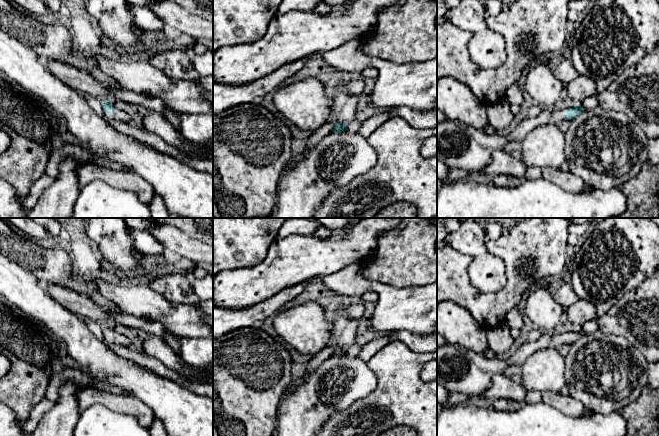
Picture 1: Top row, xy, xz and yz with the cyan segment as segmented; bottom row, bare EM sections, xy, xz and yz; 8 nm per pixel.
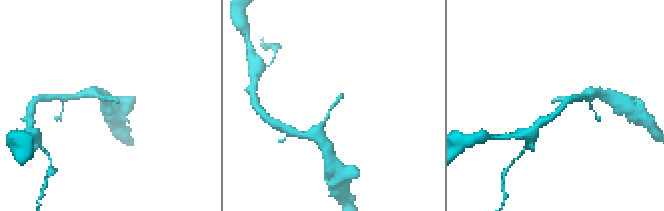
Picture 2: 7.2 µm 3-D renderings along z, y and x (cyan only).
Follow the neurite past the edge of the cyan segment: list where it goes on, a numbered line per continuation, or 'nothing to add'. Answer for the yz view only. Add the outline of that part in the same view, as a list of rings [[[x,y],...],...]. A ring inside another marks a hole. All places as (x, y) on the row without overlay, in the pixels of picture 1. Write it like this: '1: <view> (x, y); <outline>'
1: yz (459, 370); [[[546,334],[535,342],[524,343],[507,359],[488,358],[460,345],[437,347],[437,383],[449,392],[479,395],[489,389],[493,377],[508,367],[522,366],[535,352],[546,348],[559,349],[566,344],[566,334]]]

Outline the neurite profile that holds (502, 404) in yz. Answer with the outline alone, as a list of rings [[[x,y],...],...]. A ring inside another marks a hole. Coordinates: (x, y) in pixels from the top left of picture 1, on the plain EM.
[[[504,398],[493,400],[492,402],[490,402],[490,407],[498,411],[513,411],[519,409],[520,406],[520,403]]]

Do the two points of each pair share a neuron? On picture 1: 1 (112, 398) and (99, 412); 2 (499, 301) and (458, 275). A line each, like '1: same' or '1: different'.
1: different
2: same

